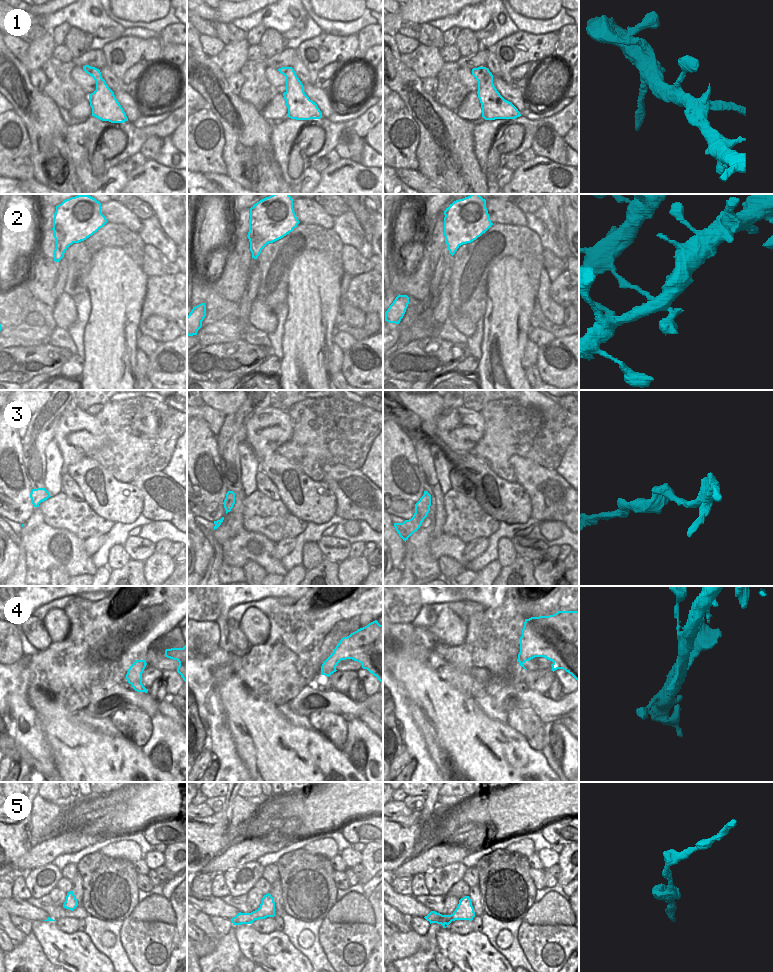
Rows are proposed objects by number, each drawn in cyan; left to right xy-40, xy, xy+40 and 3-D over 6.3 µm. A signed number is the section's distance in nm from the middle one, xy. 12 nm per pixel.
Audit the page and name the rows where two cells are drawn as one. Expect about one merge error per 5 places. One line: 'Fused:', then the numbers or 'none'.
Fused: none.

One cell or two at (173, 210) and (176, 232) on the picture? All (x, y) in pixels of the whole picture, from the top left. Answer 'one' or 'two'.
one

